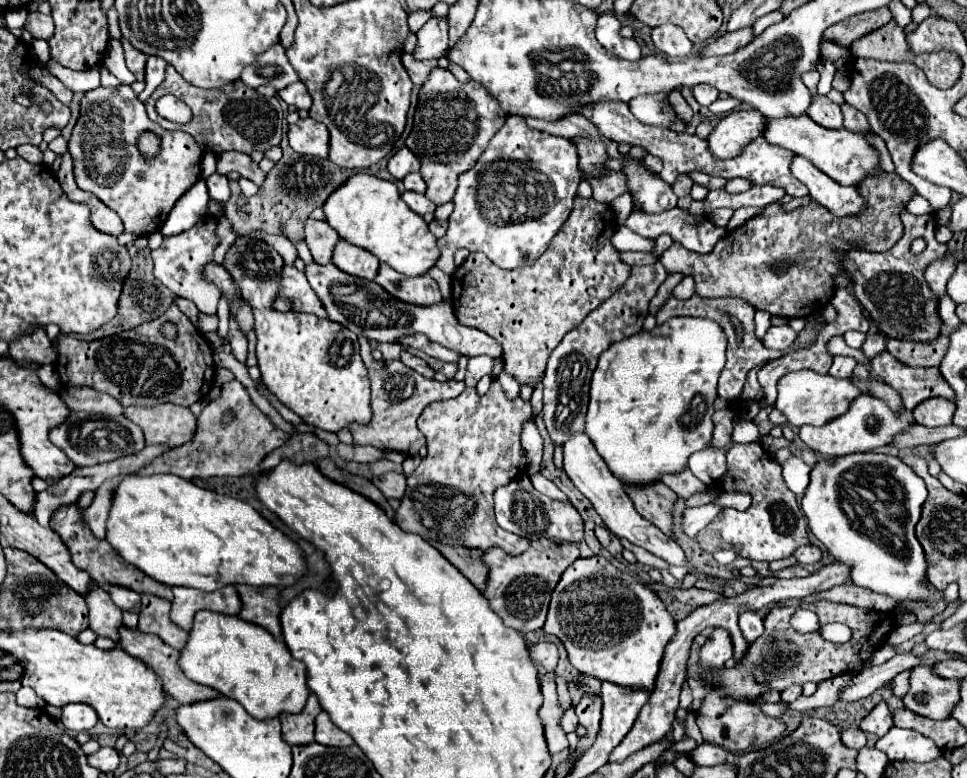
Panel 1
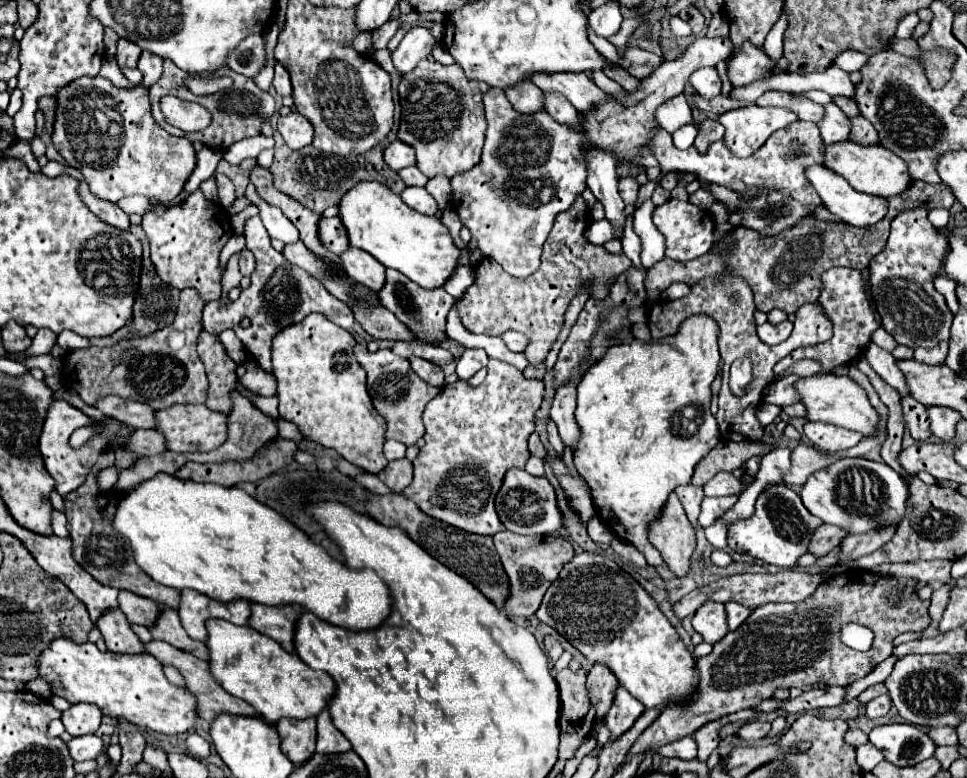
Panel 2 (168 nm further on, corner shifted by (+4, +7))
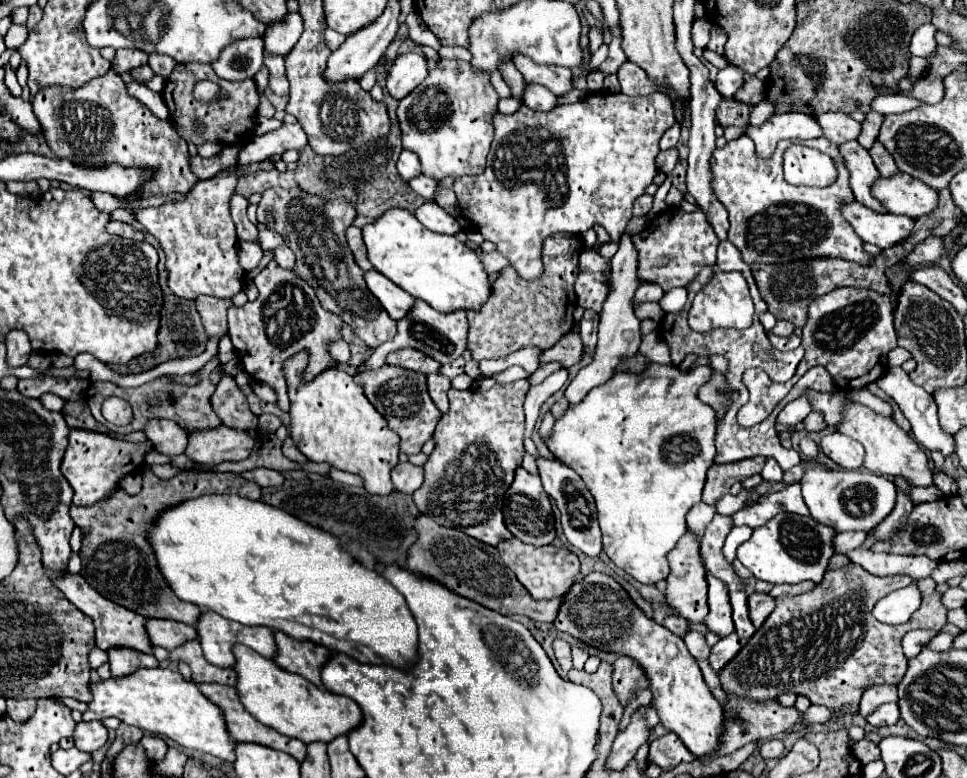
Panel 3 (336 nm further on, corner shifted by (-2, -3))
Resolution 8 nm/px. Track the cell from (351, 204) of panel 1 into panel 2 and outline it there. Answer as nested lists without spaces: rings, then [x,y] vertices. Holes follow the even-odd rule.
[[[360,182],[356,188],[352,188],[340,200],[340,218],[348,230],[348,238],[354,248],[360,248],[360,250],[372,254],[380,264],[402,272],[406,278],[410,278],[412,282],[416,282],[418,286],[422,286],[426,290],[444,286],[448,282],[448,278],[454,274],[454,270],[460,266],[462,252],[454,244],[448,228],[440,222],[440,218],[438,216],[422,216],[420,212],[406,206],[398,194],[394,194],[390,188],[386,188],[378,182]]]

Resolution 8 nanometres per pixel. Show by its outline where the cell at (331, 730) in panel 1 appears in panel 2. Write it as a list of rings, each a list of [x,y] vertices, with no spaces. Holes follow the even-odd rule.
[[[324,710],[318,716],[318,744],[316,744],[318,754],[340,754],[348,752],[350,744],[346,742],[344,734],[332,724],[332,718],[328,710]]]

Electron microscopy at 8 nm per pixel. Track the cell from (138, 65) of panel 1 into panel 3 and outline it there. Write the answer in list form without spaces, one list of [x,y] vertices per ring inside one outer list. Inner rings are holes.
[[[120,48],[116,50],[116,58],[112,60],[112,68],[118,74],[128,72],[130,68],[138,68],[148,64],[148,54],[142,50],[134,50],[134,48]]]

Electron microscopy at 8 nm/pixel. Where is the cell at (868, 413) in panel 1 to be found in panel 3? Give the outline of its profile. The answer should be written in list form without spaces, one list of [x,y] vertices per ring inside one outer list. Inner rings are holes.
[[[832,432],[822,438],[820,448],[830,460],[834,460],[836,464],[840,464],[846,470],[856,470],[862,466],[864,448],[854,438],[848,438],[840,432]]]

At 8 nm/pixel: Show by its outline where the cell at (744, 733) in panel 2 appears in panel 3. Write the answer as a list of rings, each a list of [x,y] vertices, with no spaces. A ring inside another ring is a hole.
[[[768,740],[768,742],[762,742],[760,748],[758,748],[760,756],[766,758],[766,760],[772,760],[772,758],[780,758],[784,754],[784,744],[782,740]]]

